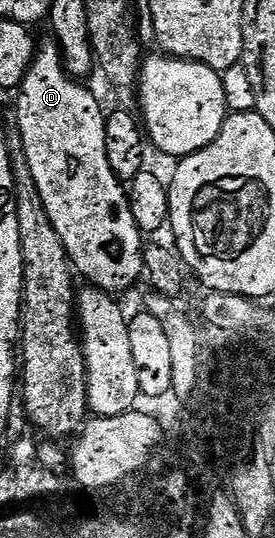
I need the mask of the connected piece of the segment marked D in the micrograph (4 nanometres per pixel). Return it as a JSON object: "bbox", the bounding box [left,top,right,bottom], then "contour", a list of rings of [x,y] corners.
{"bbox":[17,39,145,294],"contour":[[[54,39],[38,45],[35,60],[27,72],[19,95],[19,128],[17,134],[23,140],[25,158],[33,180],[40,192],[44,210],[51,219],[61,239],[67,246],[74,265],[88,276],[90,283],[106,293],[118,294],[145,272],[144,233],[135,220],[132,197],[125,189],[124,181],[116,176],[107,153],[107,116],[99,100],[86,88],[86,83],[71,76],[63,66],[63,54]]]}

